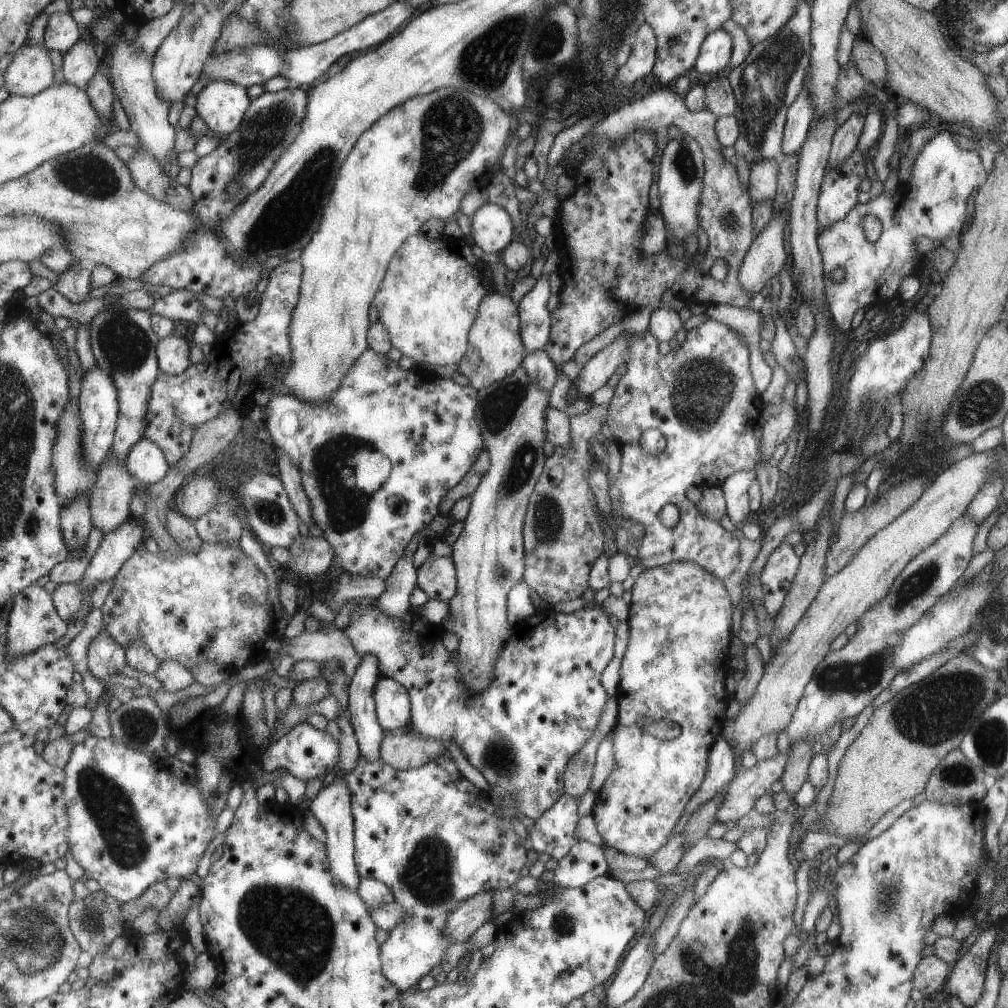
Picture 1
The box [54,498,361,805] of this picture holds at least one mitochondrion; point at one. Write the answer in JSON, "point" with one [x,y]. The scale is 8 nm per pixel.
{"point":[137,725]}

